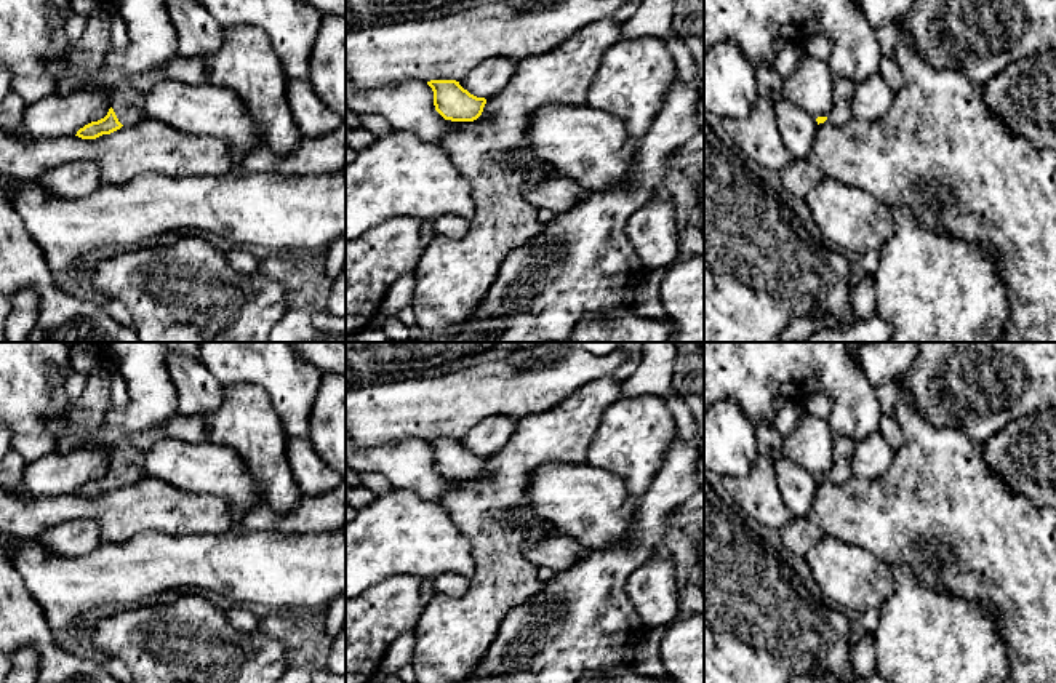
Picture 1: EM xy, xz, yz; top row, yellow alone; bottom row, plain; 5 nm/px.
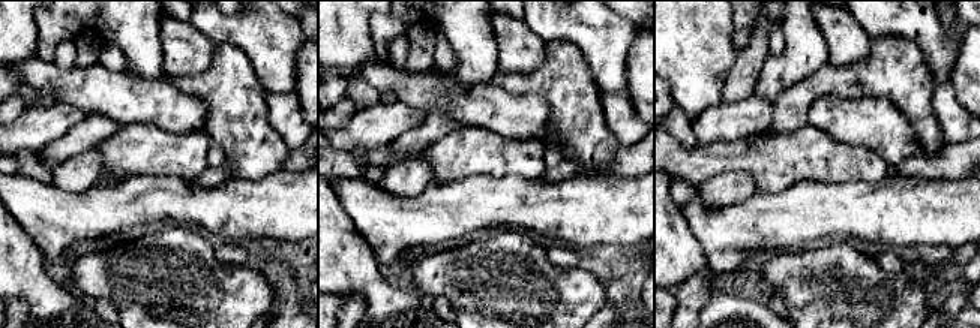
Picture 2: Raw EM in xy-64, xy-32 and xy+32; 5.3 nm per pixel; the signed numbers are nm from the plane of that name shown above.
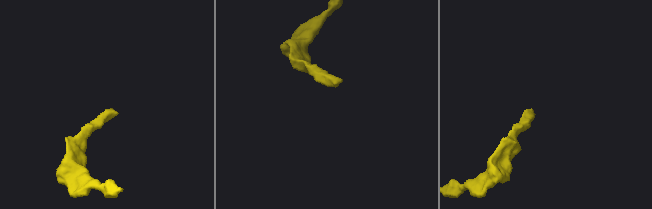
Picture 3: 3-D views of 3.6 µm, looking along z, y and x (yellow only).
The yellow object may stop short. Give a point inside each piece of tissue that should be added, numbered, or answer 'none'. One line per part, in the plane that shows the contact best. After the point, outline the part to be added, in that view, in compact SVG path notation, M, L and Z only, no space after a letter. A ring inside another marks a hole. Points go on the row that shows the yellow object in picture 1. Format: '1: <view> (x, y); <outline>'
1: xy (247, 63); M253 26L226 27L224 45L213 56L176 54L158 69L123 75L110 94L110 106L123 126L144 118L139 104L158 80L234 90L258 125L259 149L290 155L304 139L286 101L288 77L280 58L267 34Z

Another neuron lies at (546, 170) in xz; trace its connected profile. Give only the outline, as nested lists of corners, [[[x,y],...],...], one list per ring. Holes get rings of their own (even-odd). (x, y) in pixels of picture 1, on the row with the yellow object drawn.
[[[515,154],[514,165],[525,168],[531,173],[538,173],[542,179],[565,178],[563,173],[557,170],[552,163],[547,163],[546,160],[538,157],[523,157]]]

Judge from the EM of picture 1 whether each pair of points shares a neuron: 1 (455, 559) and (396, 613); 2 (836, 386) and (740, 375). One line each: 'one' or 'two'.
1: two
2: one

